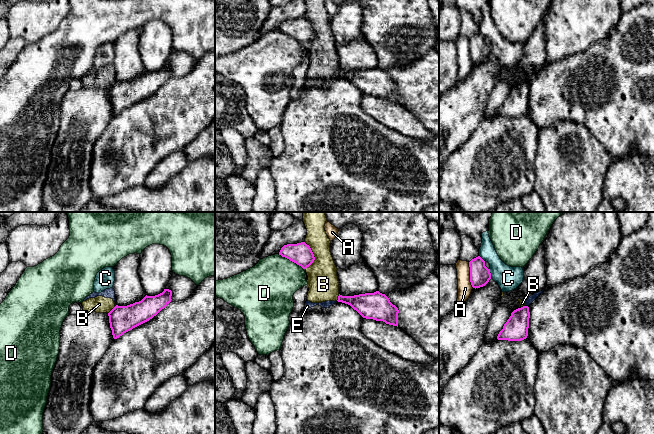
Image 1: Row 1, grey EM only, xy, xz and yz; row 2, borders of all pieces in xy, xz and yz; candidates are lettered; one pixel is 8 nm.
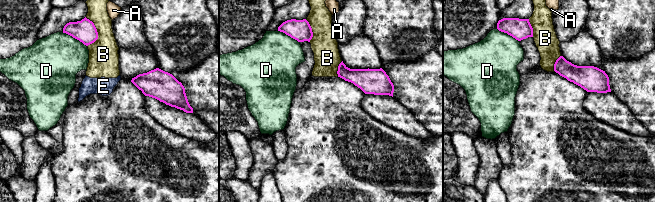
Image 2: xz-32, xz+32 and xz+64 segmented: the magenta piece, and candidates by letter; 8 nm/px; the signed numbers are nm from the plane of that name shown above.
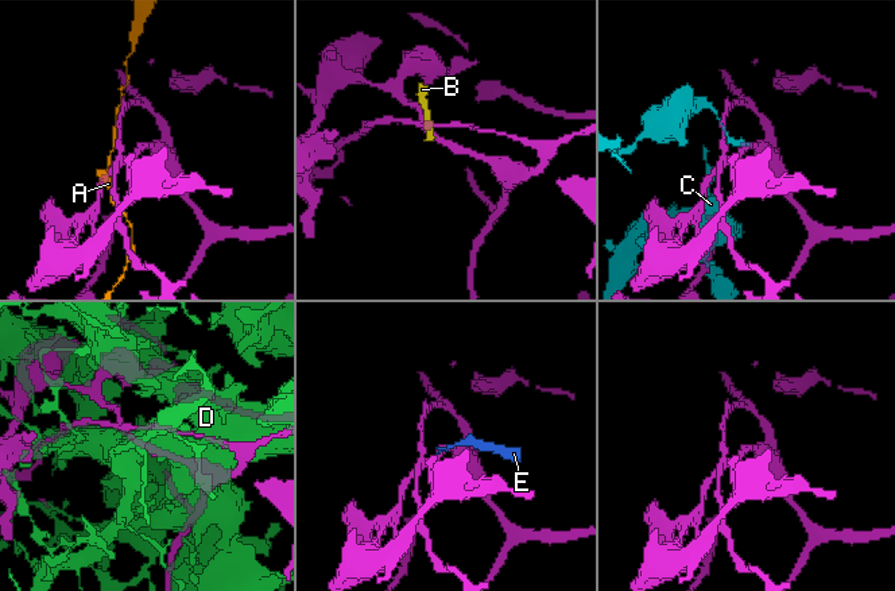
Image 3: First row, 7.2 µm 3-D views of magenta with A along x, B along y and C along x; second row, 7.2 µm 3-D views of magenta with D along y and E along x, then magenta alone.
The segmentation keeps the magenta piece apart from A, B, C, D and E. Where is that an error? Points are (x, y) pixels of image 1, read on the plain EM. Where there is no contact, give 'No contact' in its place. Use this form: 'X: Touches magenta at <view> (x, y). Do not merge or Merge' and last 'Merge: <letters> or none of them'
A: Touches magenta at yz (470, 51). Do not merge
B: Touches magenta at xz (313, 31). Do not merge
C: Touches magenta at yz (490, 49). Do not merge
D: Touches magenta at xz (291, 36). Do not merge
E: Touches magenta at yz (527, 82). Do not merge
Merge: none of them

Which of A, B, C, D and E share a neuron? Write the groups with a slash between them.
A / B E / C / D

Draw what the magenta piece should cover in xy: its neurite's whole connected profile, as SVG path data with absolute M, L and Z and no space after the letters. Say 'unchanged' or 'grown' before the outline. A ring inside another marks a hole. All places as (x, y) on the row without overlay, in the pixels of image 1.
unchanged; M164 65L164 67L155 72L145 72L141 77L135 78L127 82L116 81L109 89L109 99L114 115L119 114L124 109L133 104L149 97L156 92L162 85L164 85L171 78L172 67Z

